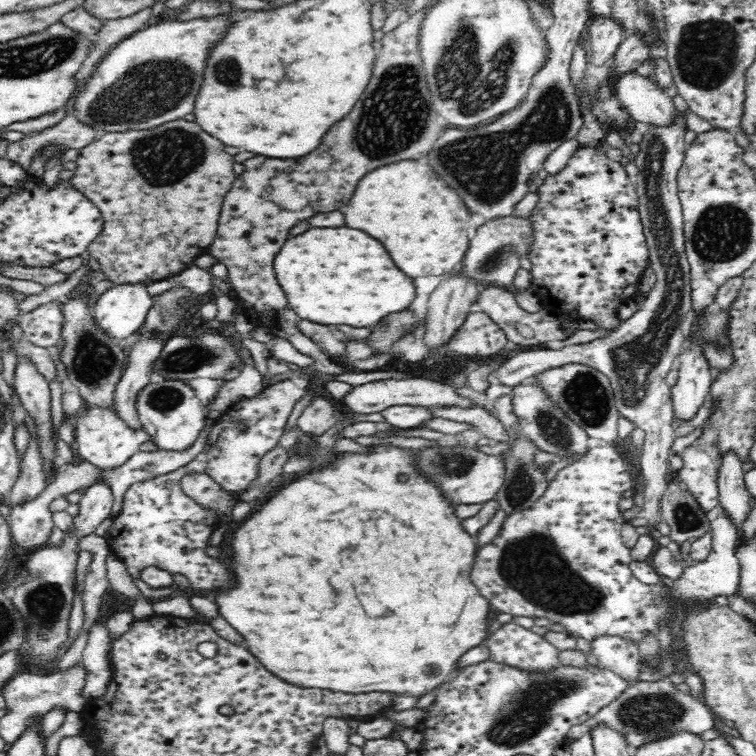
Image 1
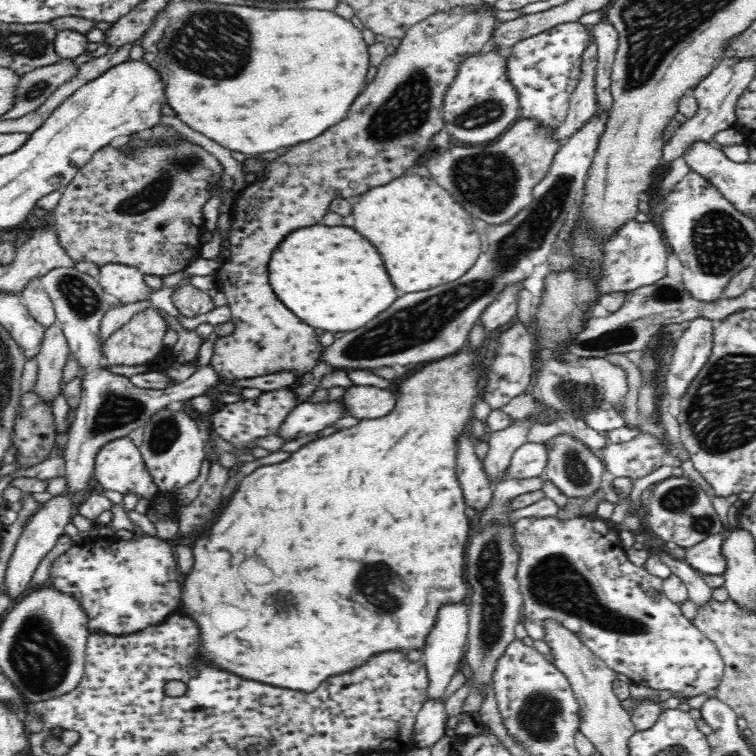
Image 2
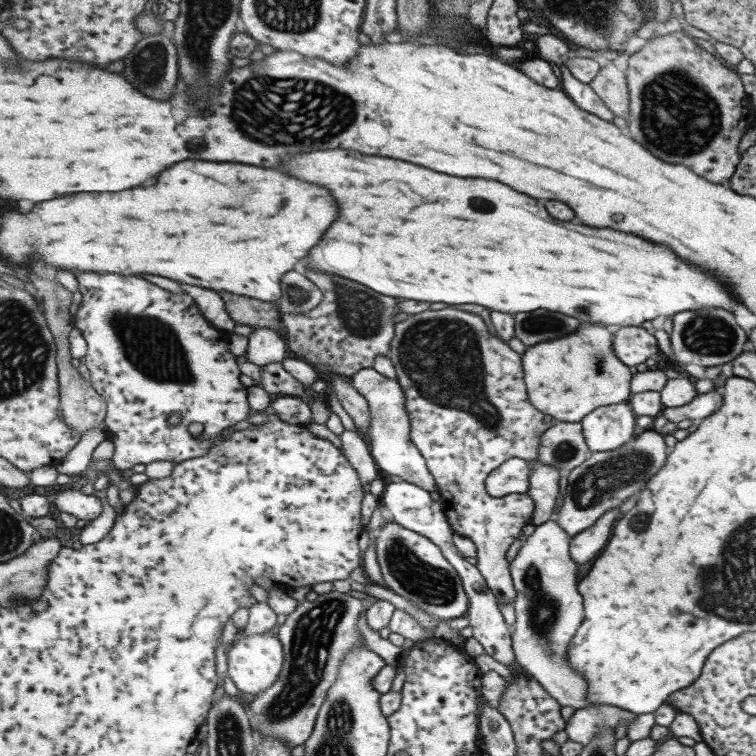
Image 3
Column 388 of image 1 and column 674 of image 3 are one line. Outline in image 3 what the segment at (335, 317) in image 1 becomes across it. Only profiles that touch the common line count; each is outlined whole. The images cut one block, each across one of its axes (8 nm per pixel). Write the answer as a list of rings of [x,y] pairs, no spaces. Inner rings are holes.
[[[355,150],[297,154],[285,162],[285,168],[295,178],[329,188],[341,202],[341,218],[302,264],[351,278],[381,294],[419,302],[481,304],[491,310],[507,310],[507,314],[547,308],[575,316],[579,322],[609,322],[609,326],[637,326],[655,316],[673,316],[701,306],[733,312],[731,294],[709,274],[673,258],[671,250],[623,232],[559,222],[539,200],[495,180],[457,178],[411,162],[365,156]]]

